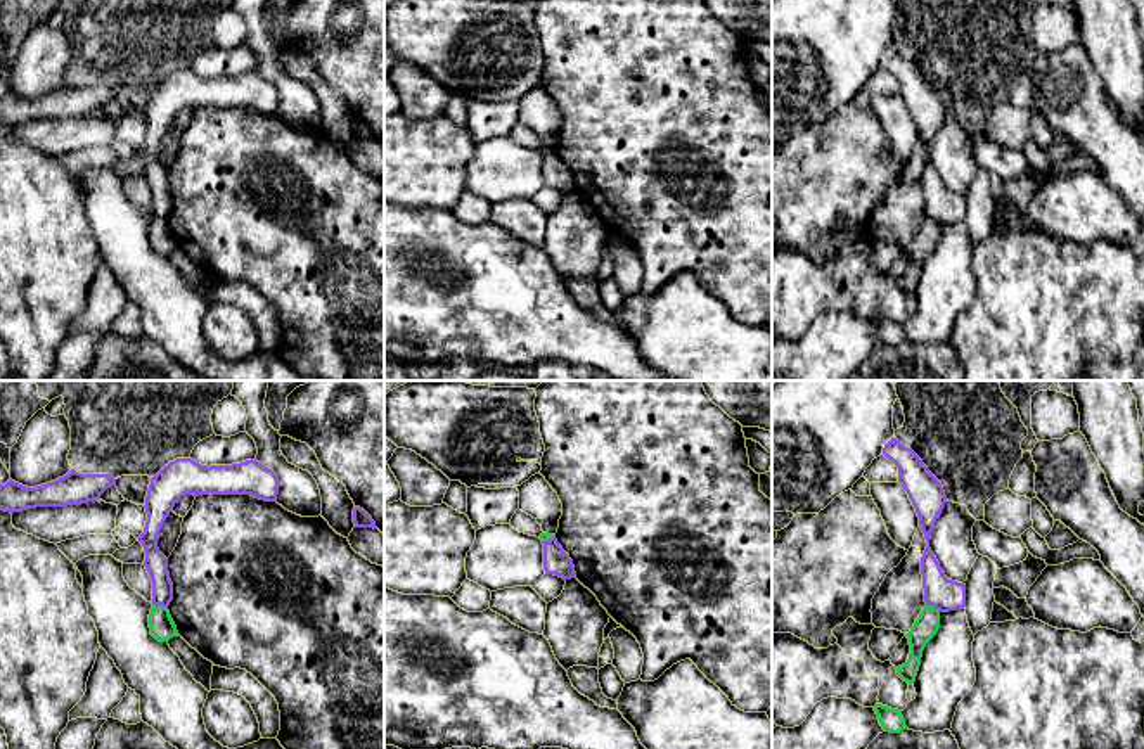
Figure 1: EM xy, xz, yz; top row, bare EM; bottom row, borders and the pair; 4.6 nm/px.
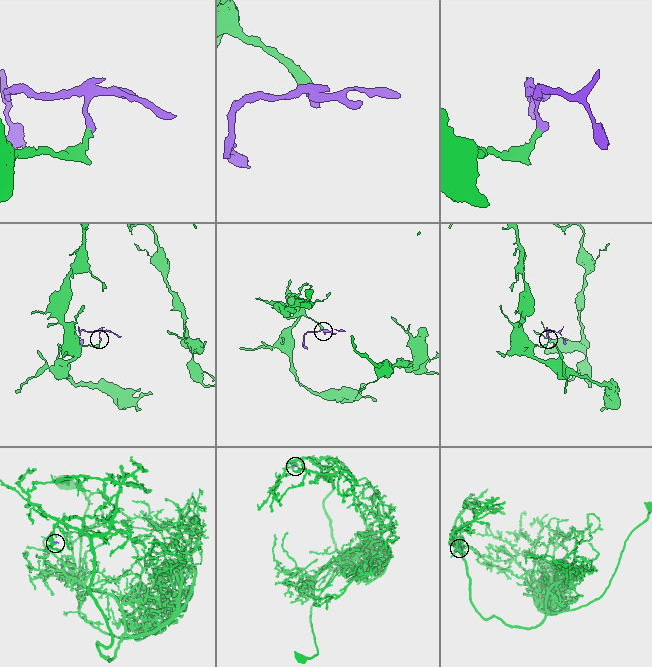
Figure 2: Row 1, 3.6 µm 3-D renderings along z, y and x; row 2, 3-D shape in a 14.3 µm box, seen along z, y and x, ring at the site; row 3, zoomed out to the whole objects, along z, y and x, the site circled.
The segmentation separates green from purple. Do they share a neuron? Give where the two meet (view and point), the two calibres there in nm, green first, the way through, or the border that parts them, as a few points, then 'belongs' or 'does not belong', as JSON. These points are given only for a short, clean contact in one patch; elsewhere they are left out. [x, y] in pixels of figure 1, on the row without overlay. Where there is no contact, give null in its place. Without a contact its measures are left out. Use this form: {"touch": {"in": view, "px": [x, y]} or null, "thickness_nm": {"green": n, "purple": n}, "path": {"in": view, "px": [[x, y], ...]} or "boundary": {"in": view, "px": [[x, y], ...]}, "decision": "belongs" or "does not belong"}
{"touch": {"in": "xy", "px": [160, 218]}, "thickness_nm": {"green": 120, "purple": 110}, "boundary": {"in": "xy", "px": [[153, 217], [167, 220]]}, "decision": "does not belong"}

